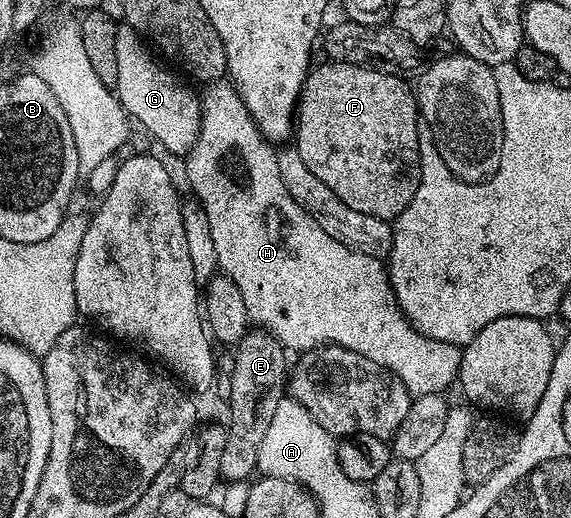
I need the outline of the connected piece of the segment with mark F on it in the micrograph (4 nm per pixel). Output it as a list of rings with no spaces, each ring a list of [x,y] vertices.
[[[343,61],[325,63],[326,65],[315,64],[310,72],[306,74],[306,81],[302,84],[302,94],[298,96],[298,108],[296,110],[296,120],[292,134],[293,144],[296,146],[300,159],[304,159],[304,167],[324,183],[324,187],[329,187],[331,191],[336,191],[352,211],[364,211],[364,215],[376,215],[376,219],[384,219],[393,222],[412,203],[412,195],[420,192],[418,177],[420,175],[420,159],[423,154],[418,150],[418,125],[420,129],[420,114],[418,111],[418,99],[413,88],[410,89],[405,80],[396,75],[382,73],[379,69],[372,69],[369,65],[349,65]]]

